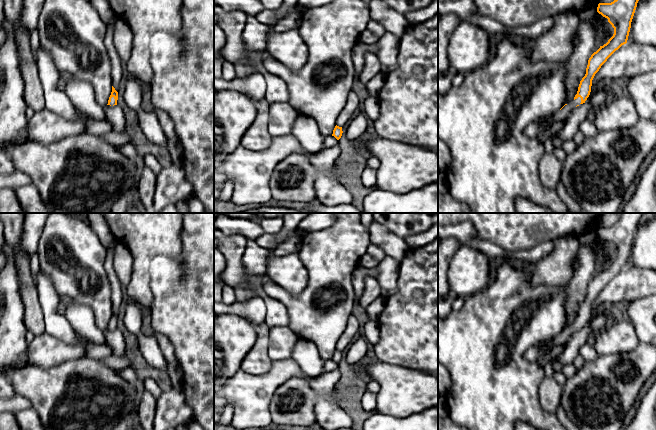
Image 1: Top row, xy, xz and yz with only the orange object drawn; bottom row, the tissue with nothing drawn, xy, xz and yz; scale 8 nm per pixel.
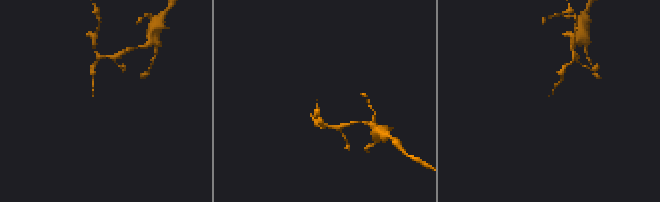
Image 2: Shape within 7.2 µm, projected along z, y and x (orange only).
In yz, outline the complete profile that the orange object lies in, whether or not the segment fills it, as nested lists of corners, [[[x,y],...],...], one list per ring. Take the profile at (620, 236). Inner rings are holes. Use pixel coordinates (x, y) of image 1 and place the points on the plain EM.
[[[622,213],[618,222],[613,226],[598,228],[597,236],[608,243],[614,252],[613,260],[589,282],[586,298],[580,305],[574,324],[565,328],[553,340],[539,341],[526,350],[524,357],[528,361],[536,363],[541,357],[552,354],[552,351],[555,348],[561,348],[574,332],[585,327],[590,319],[595,298],[616,274],[627,267],[631,246],[643,214]]]

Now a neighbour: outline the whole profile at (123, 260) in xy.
[[[117,242],[113,252],[114,269],[122,287],[126,287],[132,276],[133,257],[129,248],[121,242]]]

